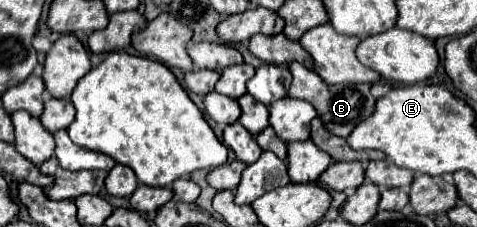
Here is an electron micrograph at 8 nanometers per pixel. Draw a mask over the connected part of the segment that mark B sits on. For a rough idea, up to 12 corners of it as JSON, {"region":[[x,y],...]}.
{"region":[[291,62],[291,98],[315,106],[323,126],[347,138],[375,112],[369,84],[329,86]]}

